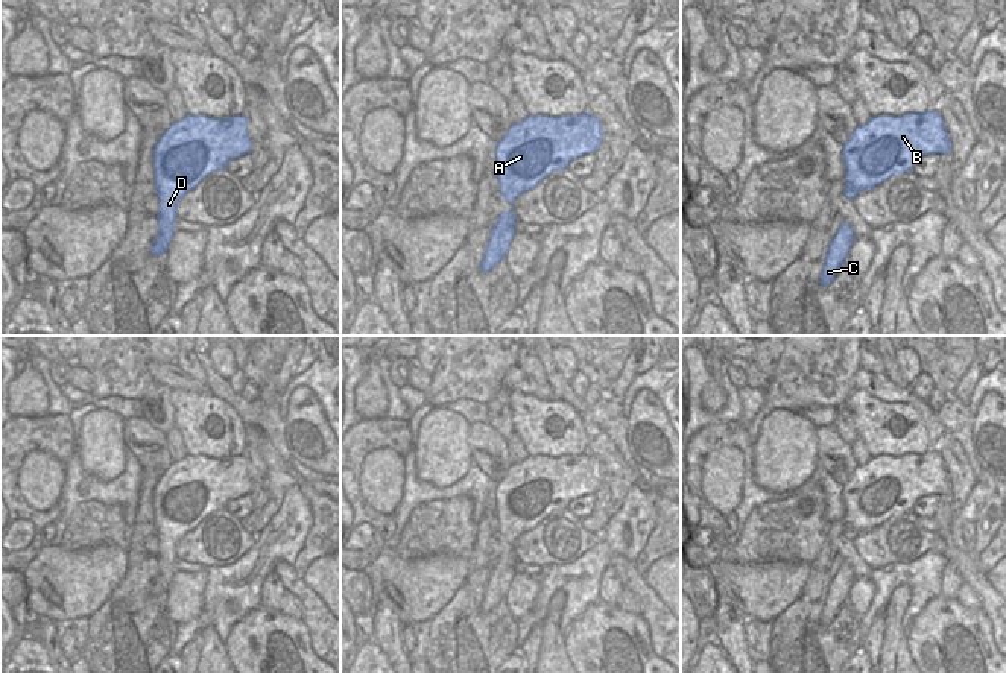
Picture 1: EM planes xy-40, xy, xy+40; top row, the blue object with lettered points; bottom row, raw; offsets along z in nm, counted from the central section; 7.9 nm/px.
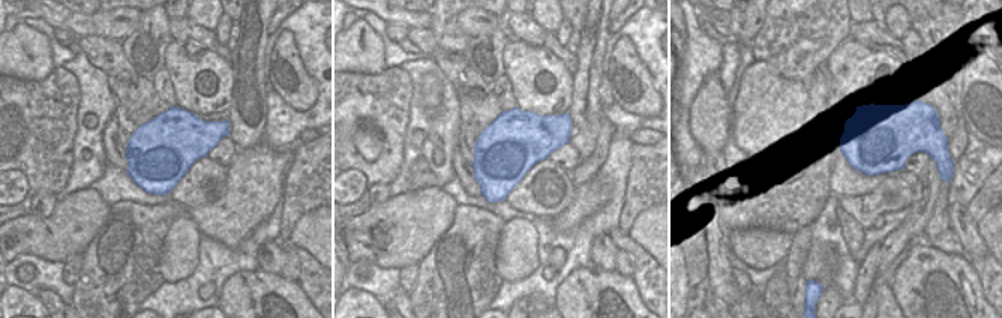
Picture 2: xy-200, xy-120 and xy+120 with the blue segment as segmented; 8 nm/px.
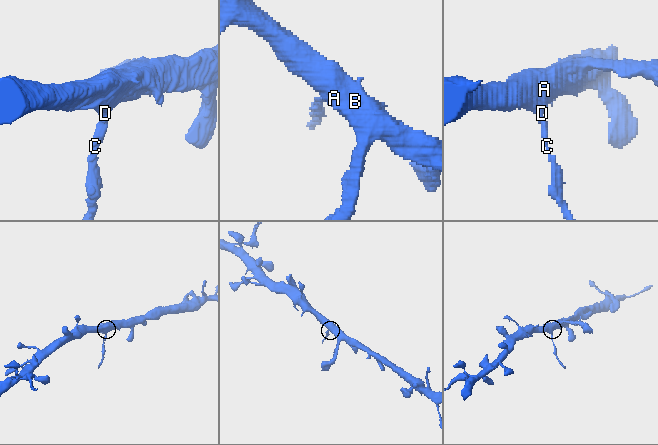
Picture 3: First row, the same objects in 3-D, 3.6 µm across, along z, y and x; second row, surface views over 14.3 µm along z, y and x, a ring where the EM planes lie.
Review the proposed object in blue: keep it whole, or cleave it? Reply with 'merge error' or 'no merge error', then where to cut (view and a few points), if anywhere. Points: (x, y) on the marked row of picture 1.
merge error; cut in xy along (499, 219), (514, 225)

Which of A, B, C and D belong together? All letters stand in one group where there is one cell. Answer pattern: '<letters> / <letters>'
A B D / C

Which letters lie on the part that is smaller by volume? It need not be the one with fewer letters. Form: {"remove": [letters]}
{"remove": ["C"]}

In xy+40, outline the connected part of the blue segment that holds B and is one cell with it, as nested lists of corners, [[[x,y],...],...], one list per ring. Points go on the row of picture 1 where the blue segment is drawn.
[[[935,111],[871,117],[842,146],[846,167],[843,194],[854,199],[891,176],[912,172],[924,155],[951,153],[944,118]]]

